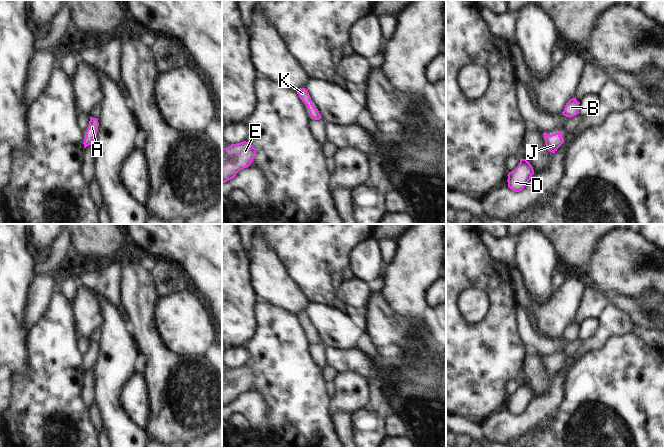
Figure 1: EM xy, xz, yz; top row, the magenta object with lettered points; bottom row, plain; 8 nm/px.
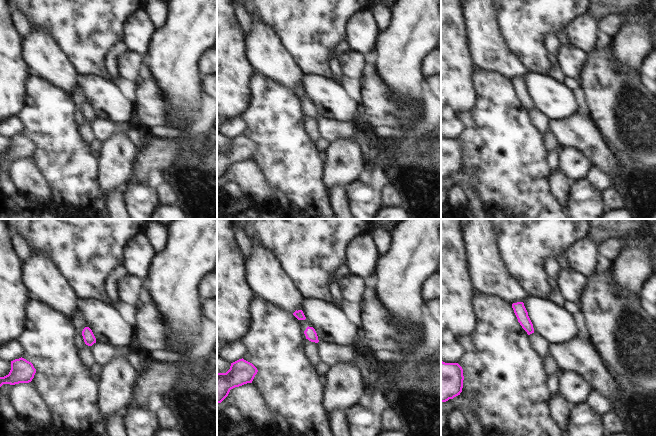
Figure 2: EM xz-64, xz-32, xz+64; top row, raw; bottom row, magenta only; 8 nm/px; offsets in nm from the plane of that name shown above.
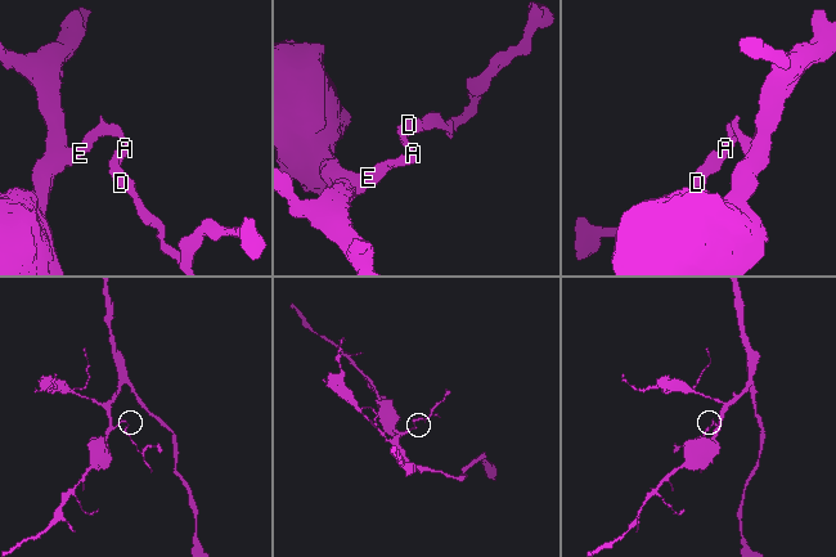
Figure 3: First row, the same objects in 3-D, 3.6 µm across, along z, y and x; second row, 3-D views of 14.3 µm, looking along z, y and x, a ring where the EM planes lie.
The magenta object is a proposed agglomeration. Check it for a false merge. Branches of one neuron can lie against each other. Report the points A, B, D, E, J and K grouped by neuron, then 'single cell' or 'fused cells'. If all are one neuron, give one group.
groups A B D E J K; single cell

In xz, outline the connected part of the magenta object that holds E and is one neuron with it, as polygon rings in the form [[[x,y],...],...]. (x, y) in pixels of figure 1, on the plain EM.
[[[248,366],[231,368],[222,373],[222,407],[233,403],[236,398],[251,389],[256,373]]]

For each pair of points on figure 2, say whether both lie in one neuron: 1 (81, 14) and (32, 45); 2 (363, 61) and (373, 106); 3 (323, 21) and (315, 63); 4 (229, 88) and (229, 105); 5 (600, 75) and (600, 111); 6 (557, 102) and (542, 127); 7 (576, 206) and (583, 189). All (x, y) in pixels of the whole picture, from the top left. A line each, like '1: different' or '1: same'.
1: different
2: different
3: same
4: same
5: same
6: different
7: same

